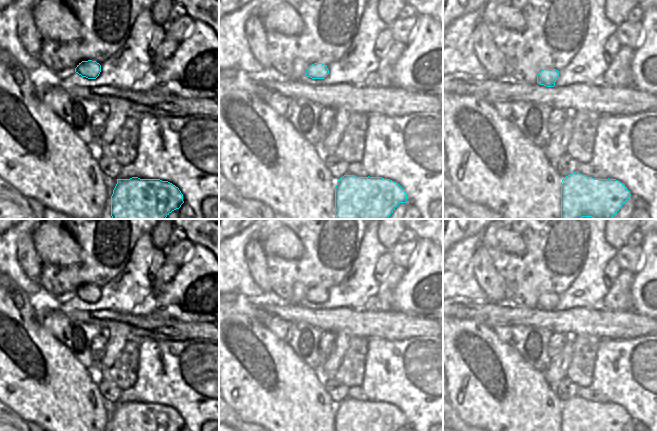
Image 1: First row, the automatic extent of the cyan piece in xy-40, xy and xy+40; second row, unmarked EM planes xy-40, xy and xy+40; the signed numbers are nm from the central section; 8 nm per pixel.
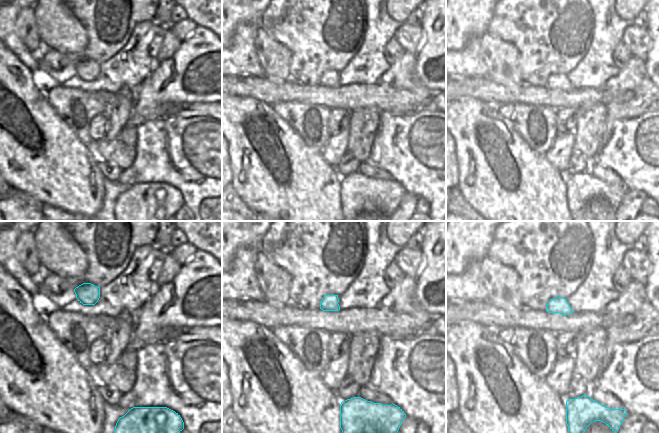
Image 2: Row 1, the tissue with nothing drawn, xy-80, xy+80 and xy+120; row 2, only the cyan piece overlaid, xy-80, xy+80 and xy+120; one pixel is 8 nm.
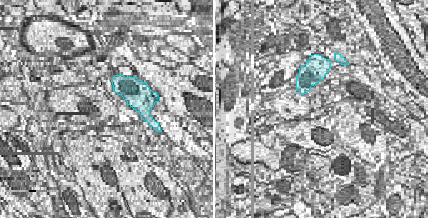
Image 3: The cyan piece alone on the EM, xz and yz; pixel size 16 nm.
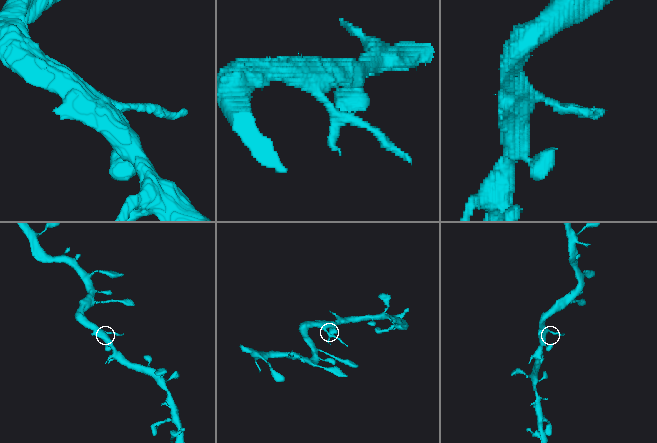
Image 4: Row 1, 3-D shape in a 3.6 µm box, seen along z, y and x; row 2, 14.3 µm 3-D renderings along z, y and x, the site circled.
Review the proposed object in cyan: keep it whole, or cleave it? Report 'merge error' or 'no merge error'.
no merge error

